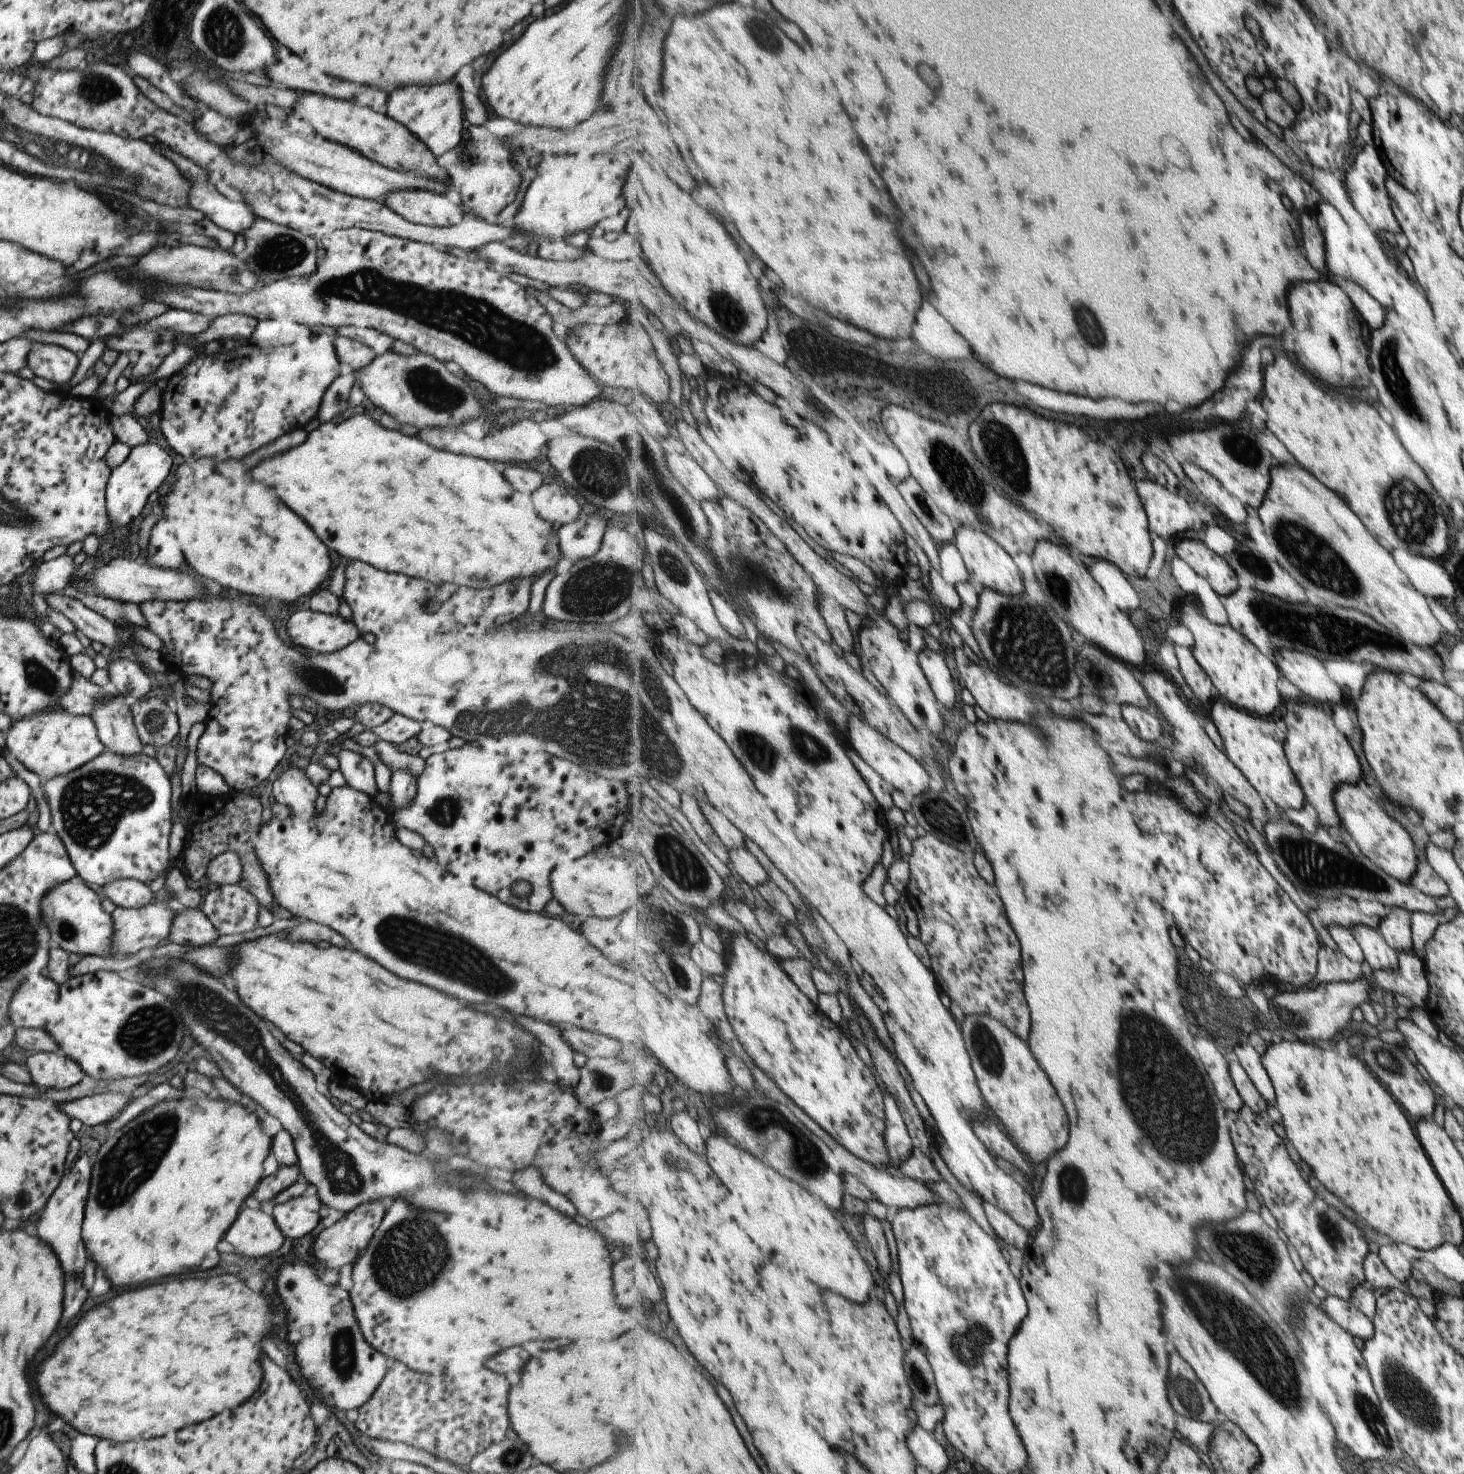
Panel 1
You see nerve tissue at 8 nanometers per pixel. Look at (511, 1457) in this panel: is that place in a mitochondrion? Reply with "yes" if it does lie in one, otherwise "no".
yes

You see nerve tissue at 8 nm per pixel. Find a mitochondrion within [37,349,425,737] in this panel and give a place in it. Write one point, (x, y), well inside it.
(319, 681)

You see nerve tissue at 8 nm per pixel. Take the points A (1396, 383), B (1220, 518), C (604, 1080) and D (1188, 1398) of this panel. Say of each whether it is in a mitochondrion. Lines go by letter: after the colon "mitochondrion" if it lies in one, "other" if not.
A: mitochondrion
B: other
C: mitochondrion
D: mitochondrion

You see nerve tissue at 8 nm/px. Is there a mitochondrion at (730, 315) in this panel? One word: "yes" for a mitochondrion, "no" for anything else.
yes

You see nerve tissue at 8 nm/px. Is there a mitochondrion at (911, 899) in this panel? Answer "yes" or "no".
no

